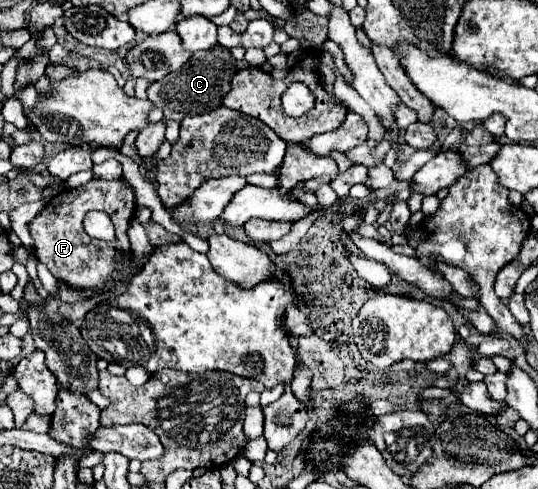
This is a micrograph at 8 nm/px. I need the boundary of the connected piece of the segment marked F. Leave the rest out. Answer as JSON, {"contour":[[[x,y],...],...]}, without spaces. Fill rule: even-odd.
{"contour":[[[92,179],[78,189],[64,189],[30,221],[28,229],[34,239],[34,255],[40,263],[44,263],[52,275],[70,289],[98,289],[102,287],[122,265],[122,259],[130,253],[128,227],[136,211],[136,199],[130,183],[126,179],[120,181],[102,181]],[[98,209],[112,217],[116,227],[116,241],[112,245],[100,245],[90,239],[84,231],[84,217],[88,211]]]}

